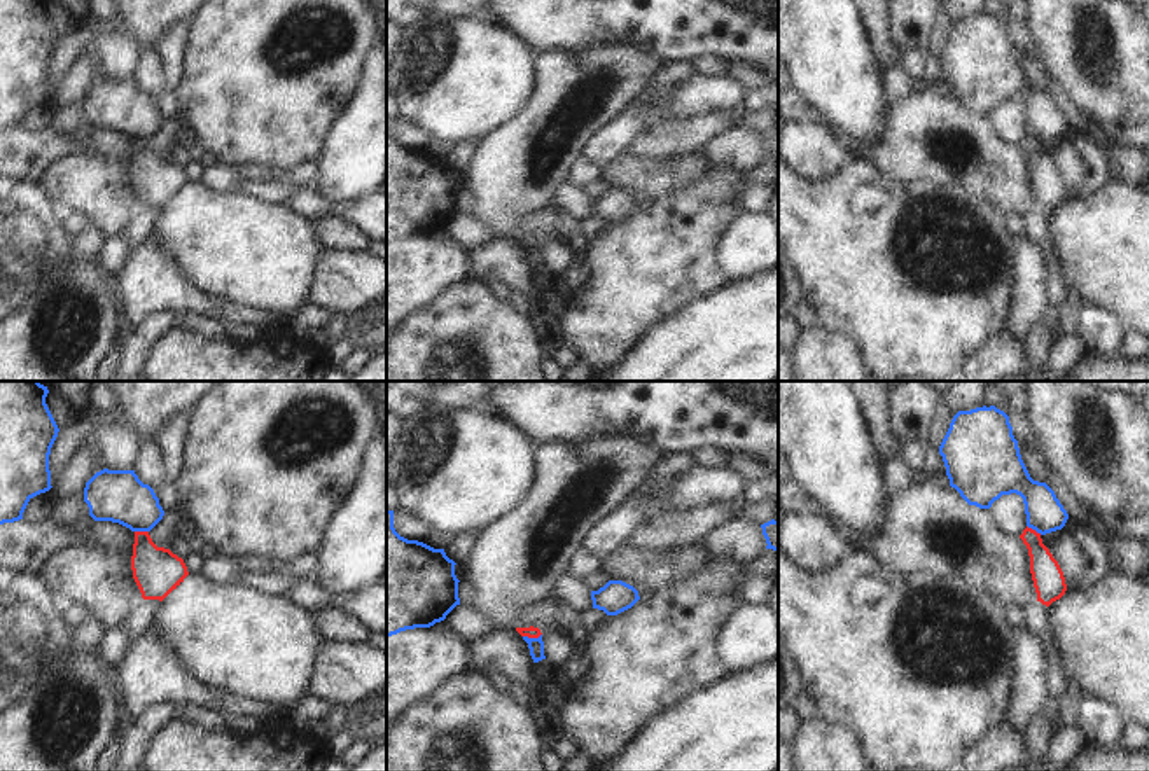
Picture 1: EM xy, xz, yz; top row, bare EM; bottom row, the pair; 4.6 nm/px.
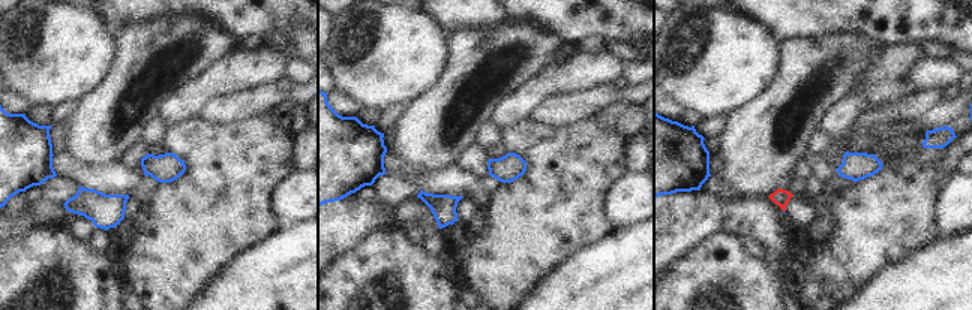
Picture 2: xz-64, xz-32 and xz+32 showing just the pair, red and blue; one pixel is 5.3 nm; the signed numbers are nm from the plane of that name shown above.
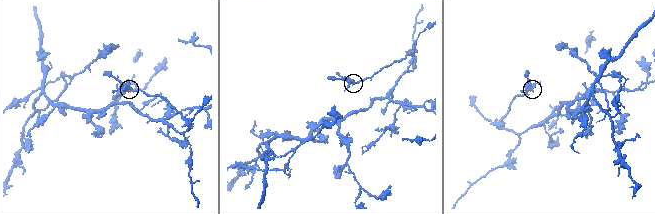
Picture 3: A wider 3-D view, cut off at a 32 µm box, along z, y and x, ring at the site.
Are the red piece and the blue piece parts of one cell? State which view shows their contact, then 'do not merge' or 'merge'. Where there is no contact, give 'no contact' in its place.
xz | do not merge

